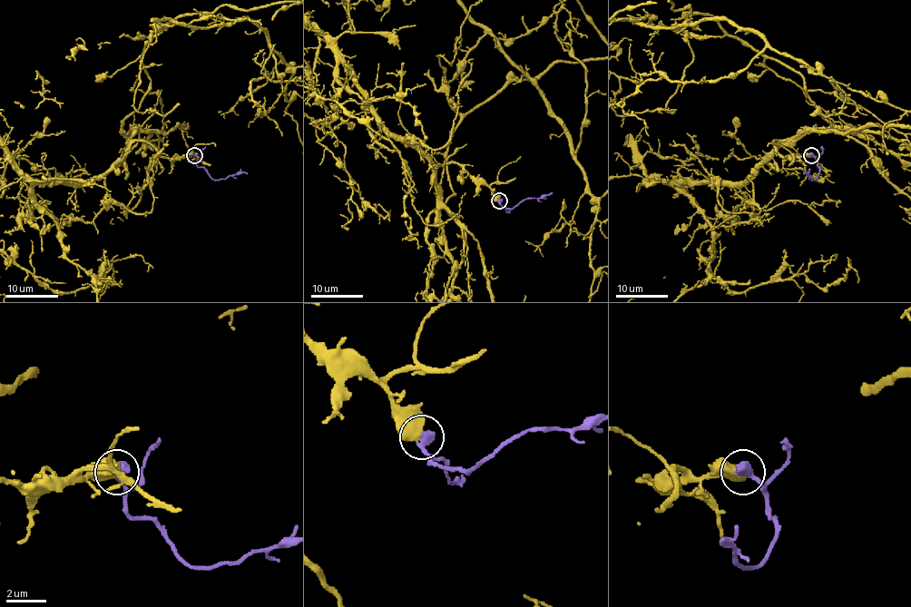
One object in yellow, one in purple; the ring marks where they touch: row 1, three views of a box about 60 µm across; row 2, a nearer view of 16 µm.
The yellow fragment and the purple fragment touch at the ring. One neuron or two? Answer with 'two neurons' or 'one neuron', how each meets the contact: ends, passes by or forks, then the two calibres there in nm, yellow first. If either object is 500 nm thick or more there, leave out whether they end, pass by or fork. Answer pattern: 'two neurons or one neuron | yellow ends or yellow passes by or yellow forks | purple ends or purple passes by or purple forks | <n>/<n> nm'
one neuron | 650/500 nm

